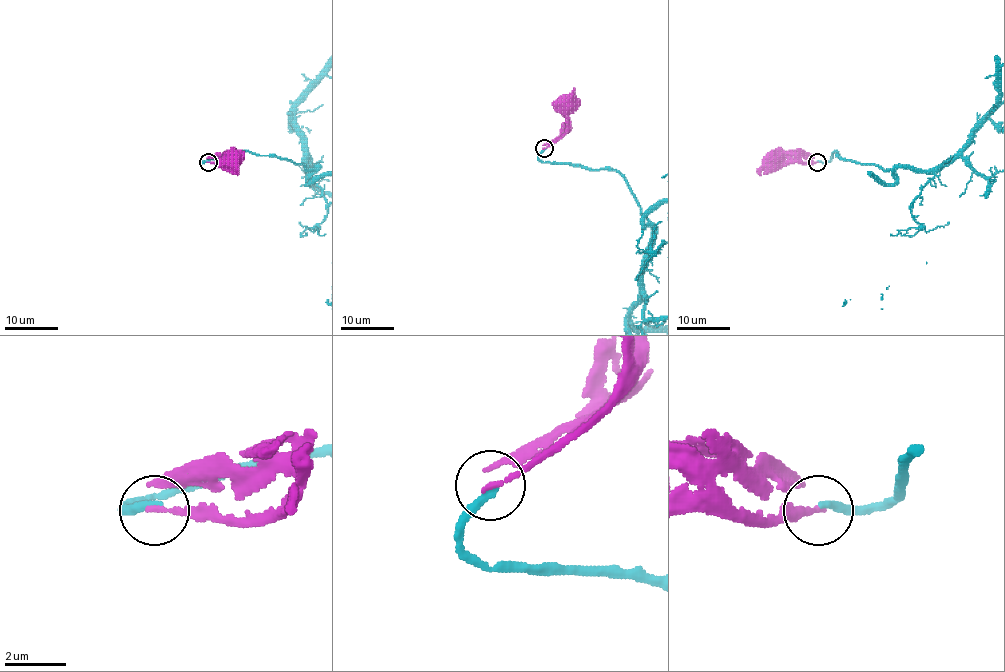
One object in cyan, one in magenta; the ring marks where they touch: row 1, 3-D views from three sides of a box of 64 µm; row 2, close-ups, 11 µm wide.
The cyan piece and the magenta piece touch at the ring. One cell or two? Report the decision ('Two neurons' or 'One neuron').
Two neurons

